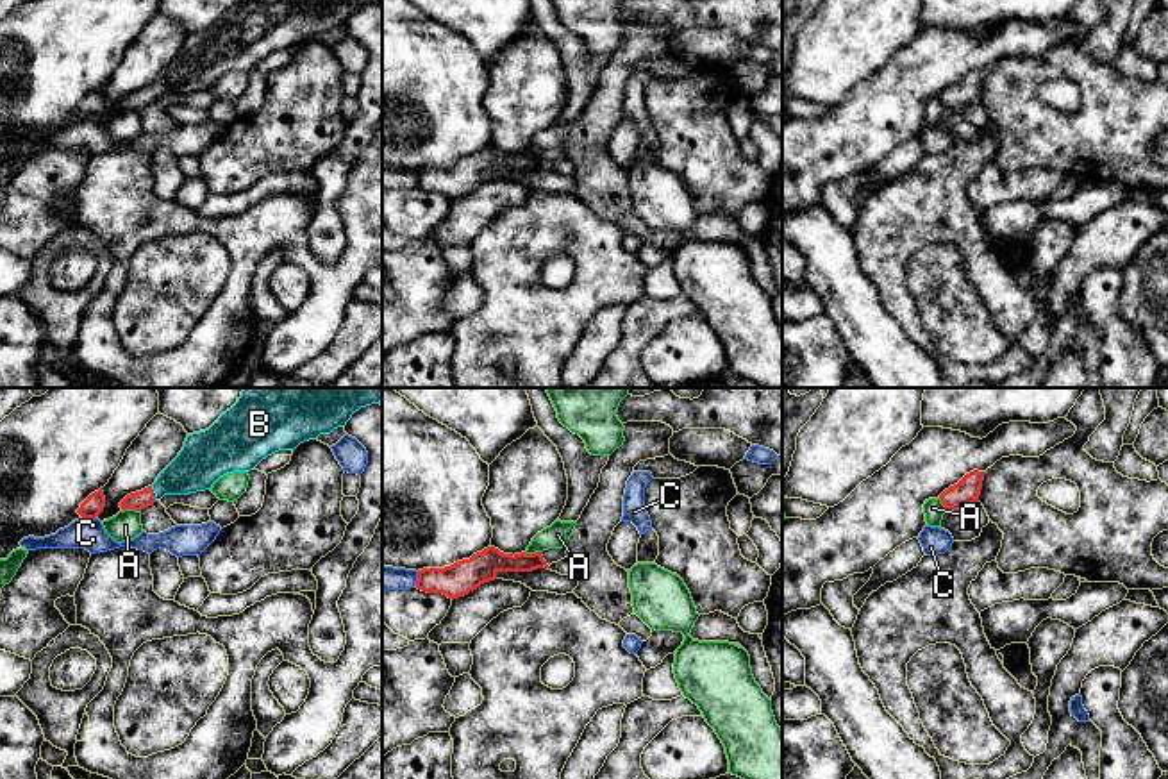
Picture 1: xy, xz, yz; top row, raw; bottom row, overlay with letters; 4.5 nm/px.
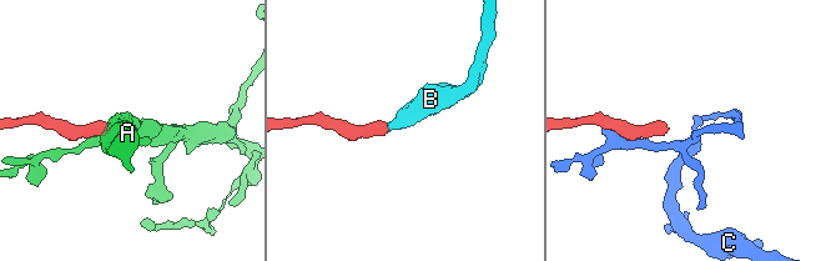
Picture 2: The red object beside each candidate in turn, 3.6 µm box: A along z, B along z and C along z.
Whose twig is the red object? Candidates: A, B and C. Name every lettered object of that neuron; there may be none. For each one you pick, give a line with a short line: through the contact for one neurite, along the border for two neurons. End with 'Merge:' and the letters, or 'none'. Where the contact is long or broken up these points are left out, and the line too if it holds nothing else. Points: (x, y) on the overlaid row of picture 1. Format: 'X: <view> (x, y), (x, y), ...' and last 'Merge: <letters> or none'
B: xy (138, 501), (154, 494), (200, 463)
Merge: B

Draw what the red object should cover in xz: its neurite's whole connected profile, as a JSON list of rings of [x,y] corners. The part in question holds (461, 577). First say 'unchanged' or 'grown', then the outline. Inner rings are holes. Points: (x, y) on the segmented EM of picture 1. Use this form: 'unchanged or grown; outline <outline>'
unchanged; outline [[[488,547],[450,566],[418,570],[416,588],[427,593],[443,593],[454,600],[495,581],[498,572],[532,572],[538,568],[548,568],[541,552],[513,556]]]

